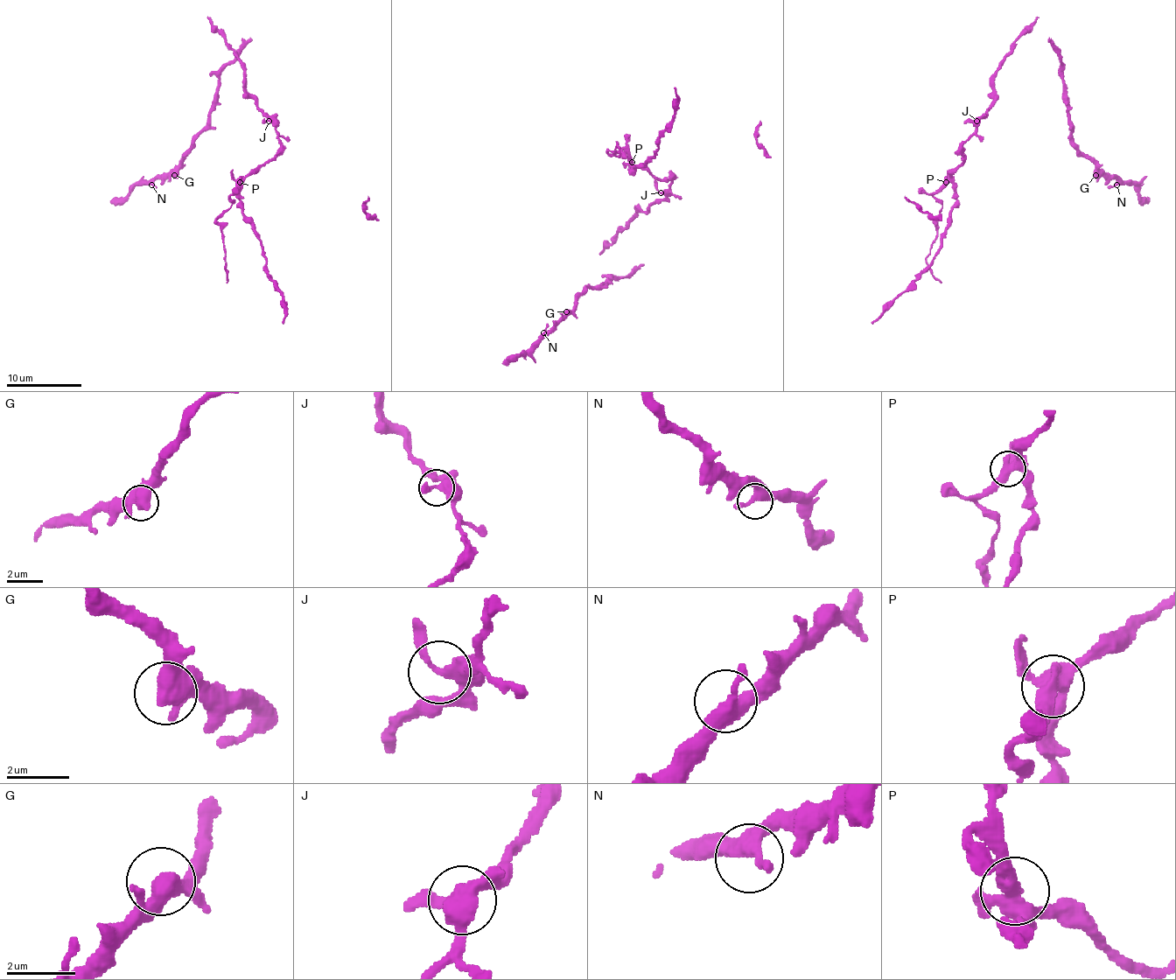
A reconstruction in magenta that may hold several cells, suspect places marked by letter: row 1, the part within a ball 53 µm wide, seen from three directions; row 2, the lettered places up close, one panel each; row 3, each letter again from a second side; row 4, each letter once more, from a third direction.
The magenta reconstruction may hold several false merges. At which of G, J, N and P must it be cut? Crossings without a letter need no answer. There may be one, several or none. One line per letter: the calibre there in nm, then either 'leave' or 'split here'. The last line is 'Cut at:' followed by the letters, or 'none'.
G: calibre 420 nm; leave
J: calibre 300 nm; leave
N: calibre 360 nm; leave
P: calibre 420 nm; split here
Cut at: P

